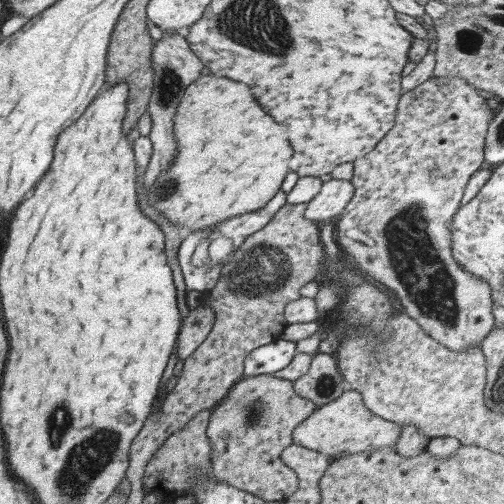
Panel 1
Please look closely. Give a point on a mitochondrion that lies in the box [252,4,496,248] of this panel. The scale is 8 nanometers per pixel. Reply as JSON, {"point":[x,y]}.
{"point":[470,48]}

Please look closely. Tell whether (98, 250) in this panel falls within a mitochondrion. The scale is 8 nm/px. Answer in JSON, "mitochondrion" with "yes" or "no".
{"mitochondrion":"no"}

